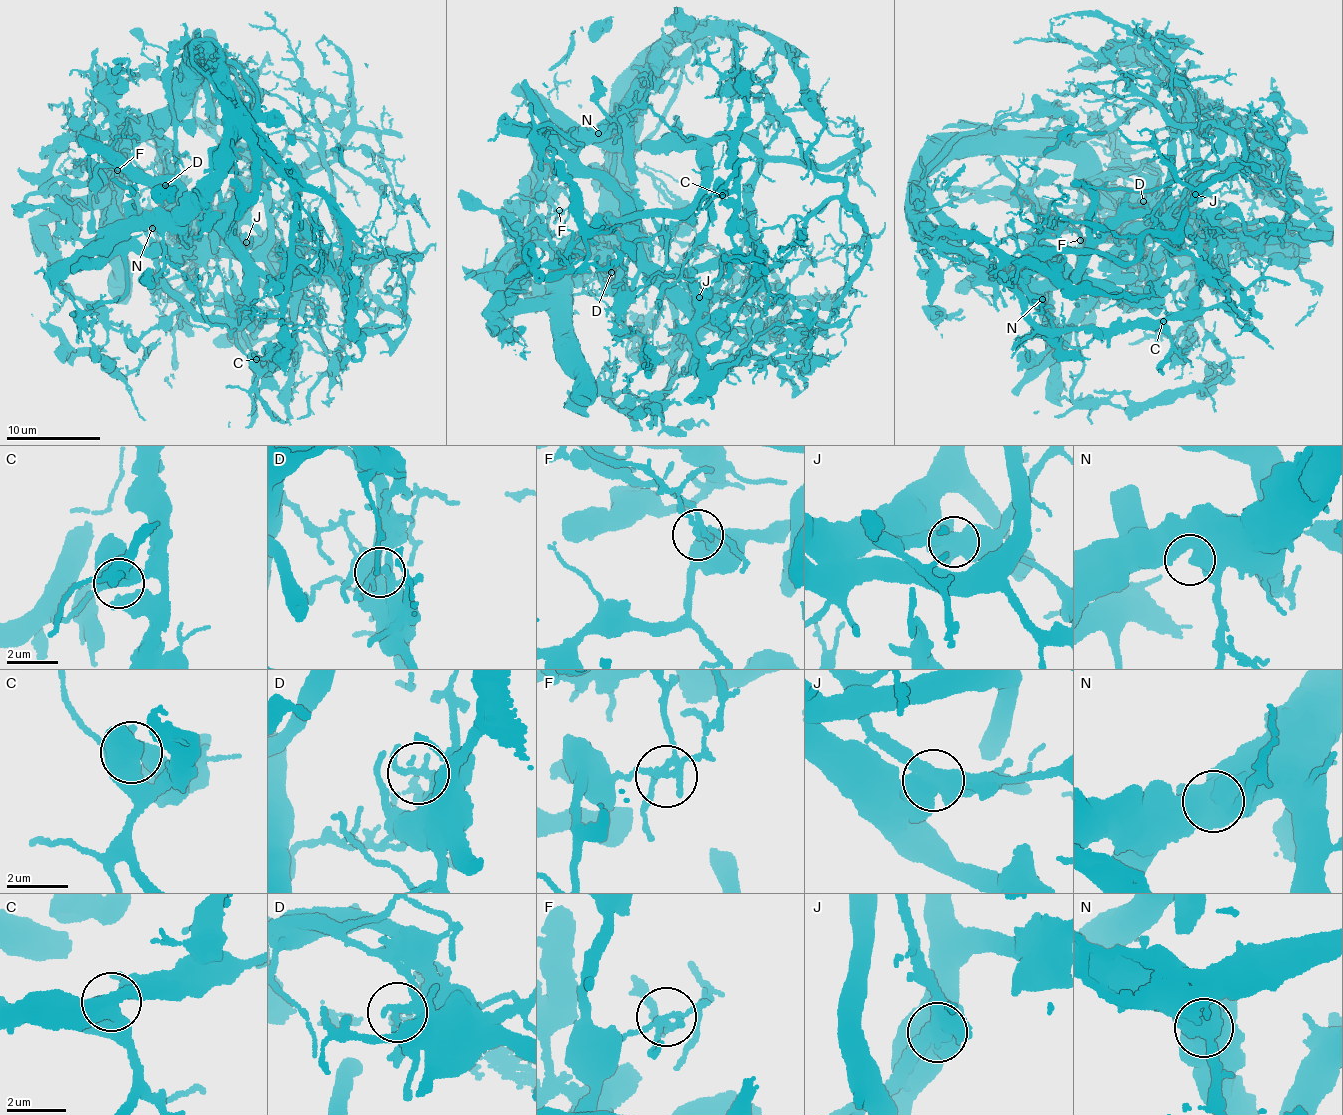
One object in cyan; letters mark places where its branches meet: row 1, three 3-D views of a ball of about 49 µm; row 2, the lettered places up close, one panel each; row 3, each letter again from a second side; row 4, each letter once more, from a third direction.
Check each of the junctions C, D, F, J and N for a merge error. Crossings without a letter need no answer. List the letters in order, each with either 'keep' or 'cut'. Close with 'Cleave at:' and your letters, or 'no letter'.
C: keep
D: cut
F: cut
J: cut
N: keep
Cleave at: D, F, J

